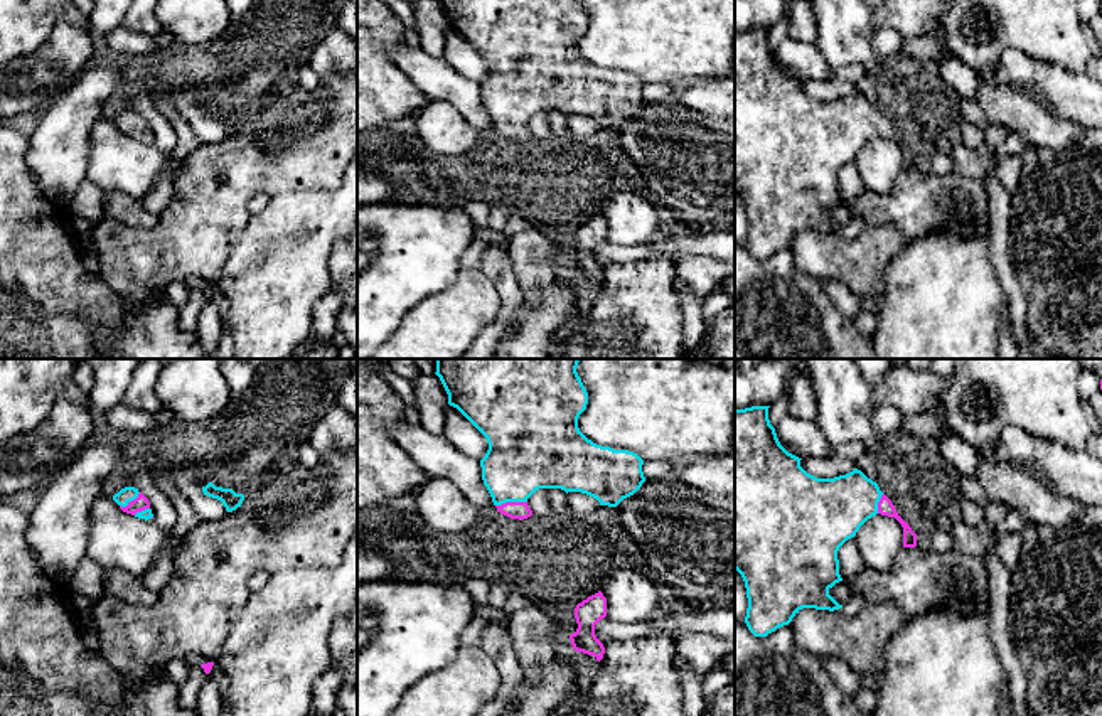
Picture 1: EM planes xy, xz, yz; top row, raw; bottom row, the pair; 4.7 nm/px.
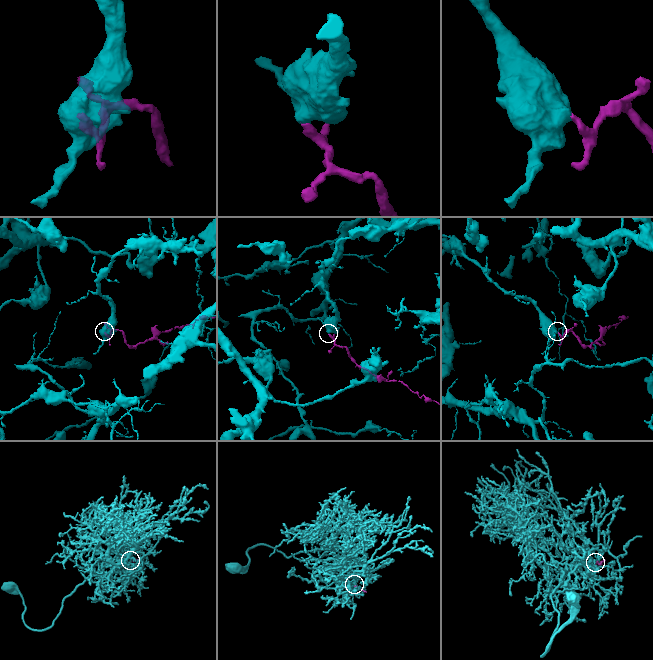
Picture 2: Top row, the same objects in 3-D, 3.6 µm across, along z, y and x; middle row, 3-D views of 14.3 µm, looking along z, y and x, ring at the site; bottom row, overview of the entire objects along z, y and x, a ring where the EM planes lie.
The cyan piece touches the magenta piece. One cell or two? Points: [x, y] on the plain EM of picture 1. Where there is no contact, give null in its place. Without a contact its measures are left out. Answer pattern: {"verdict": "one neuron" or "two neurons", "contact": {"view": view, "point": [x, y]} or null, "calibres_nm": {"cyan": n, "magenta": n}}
{"verdict": "one neuron", "contact": {"view": "xz", "point": [511, 123]}, "calibres_nm": {"cyan": 360, "magenta": 80}}

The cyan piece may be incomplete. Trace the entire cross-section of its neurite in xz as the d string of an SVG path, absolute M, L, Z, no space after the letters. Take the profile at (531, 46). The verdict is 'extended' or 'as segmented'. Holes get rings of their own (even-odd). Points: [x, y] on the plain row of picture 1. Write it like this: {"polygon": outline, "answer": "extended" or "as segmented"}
{"polygon": "M440 0L448 27L457 30L485 61L489 72L480 83L482 103L497 133L511 142L527 142L532 133L527 121L539 111L581 115L617 130L634 118L645 104L644 83L629 72L613 72L588 62L578 51L578 40L586 32L588 15L580 0Z", "answer": "extended"}

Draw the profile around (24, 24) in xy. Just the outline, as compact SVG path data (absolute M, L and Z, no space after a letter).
M0 0L0 67L40 47L57 20L91 30L74 0Z

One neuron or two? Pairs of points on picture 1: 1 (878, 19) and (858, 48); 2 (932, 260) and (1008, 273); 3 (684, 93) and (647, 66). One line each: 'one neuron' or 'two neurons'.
1: two neurons
2: two neurons
3: two neurons

